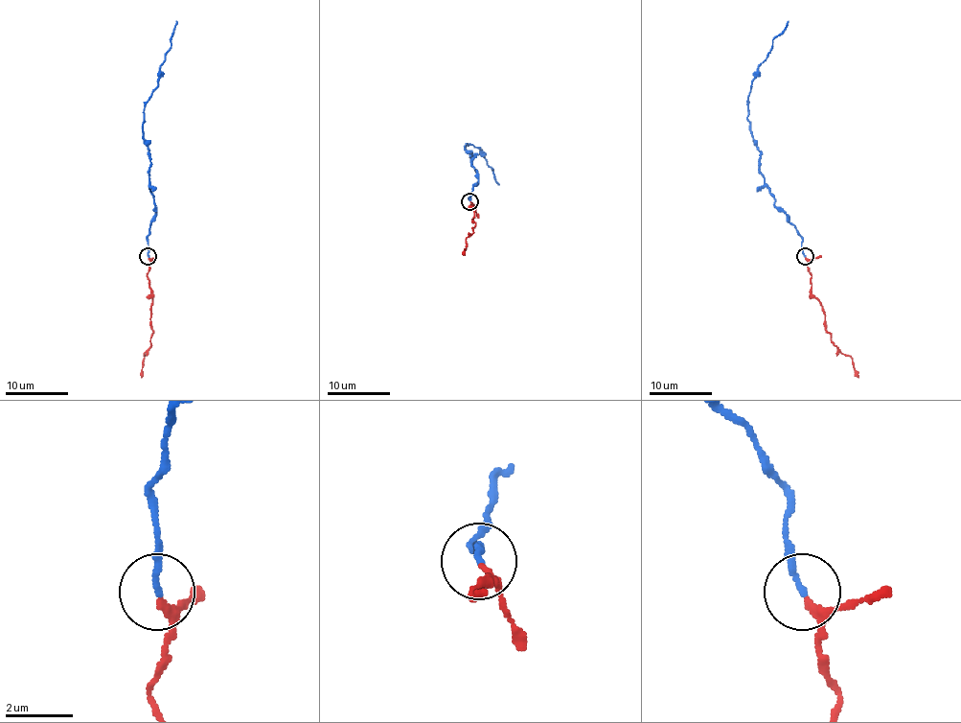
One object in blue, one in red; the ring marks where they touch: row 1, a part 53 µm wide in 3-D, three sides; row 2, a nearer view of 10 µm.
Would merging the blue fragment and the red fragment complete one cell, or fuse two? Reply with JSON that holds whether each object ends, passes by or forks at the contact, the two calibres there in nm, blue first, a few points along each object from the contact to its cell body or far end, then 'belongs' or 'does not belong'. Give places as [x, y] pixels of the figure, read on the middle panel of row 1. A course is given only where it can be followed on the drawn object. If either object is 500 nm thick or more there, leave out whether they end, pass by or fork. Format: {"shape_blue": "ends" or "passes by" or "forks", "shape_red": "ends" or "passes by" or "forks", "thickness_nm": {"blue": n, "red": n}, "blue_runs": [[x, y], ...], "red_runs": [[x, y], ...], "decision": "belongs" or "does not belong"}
{"shape_blue": "ends", "shape_red": "passes by", "thickness_nm": {"blue": 190, "red": 140}, "blue_runs": [[470, 200], [478, 173], [472, 166], [466, 144], [480, 149], [498, 185]], "red_runs": [[470, 202], [469, 207], [473, 208], [472, 221], [475, 224], [472, 227], [473, 232], [466, 238], [463, 255]], "decision": "belongs"}

